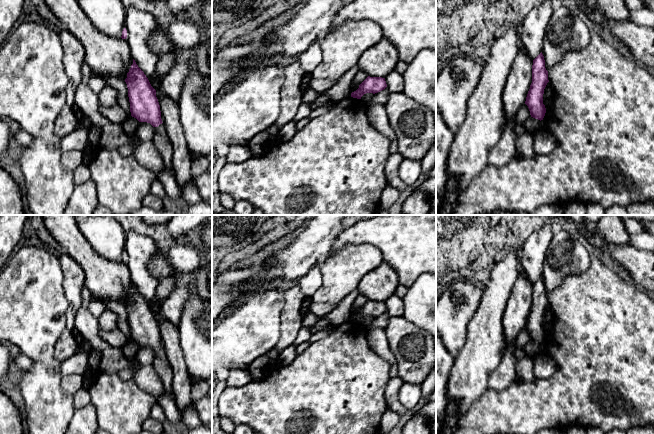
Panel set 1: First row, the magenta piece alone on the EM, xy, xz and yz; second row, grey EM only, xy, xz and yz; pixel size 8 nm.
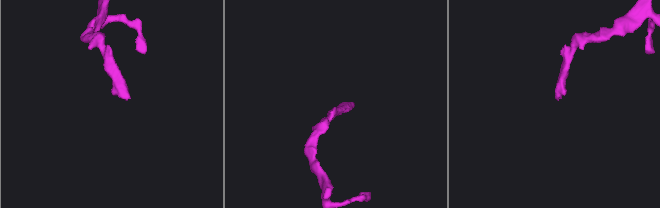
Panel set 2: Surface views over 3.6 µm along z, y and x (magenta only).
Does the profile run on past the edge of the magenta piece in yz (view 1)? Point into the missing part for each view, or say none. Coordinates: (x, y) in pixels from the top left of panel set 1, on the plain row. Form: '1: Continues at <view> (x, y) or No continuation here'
1: No continuation here

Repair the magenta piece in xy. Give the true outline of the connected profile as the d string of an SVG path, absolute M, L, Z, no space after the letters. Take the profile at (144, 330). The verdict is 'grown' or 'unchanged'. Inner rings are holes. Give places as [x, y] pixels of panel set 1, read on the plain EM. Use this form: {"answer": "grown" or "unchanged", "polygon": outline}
{"answer": "grown", "polygon": "M134 283L125 306L128 312L131 340L139 346L147 346L154 351L152 365L162 381L165 395L173 398L173 371L161 343L156 314L151 310L148 302Z"}

